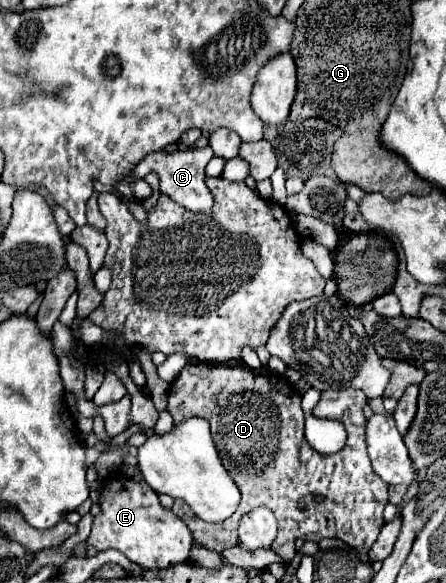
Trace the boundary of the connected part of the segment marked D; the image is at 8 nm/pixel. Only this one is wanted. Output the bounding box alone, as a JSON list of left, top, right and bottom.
[168,362,388,560]

